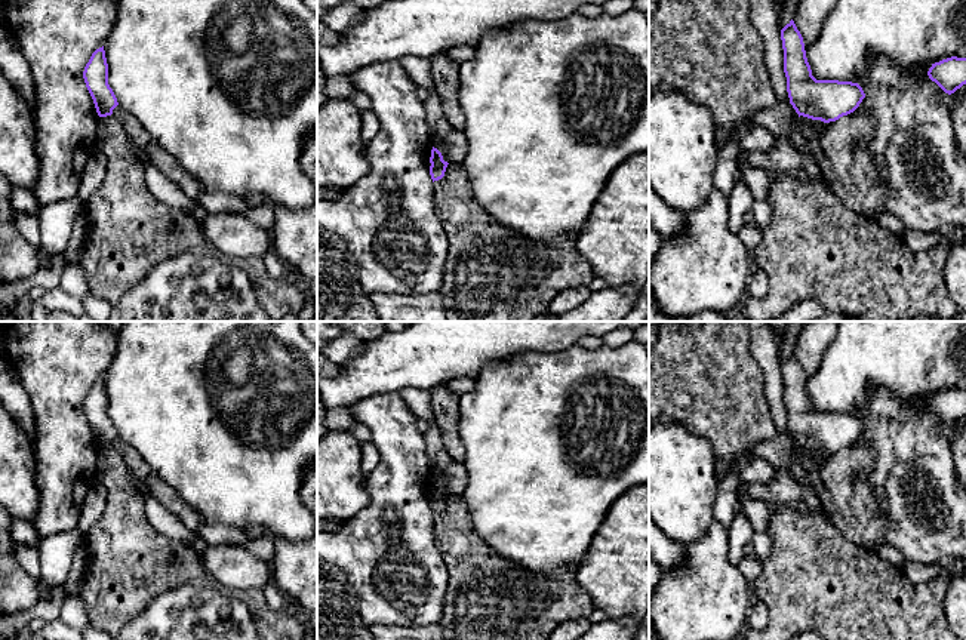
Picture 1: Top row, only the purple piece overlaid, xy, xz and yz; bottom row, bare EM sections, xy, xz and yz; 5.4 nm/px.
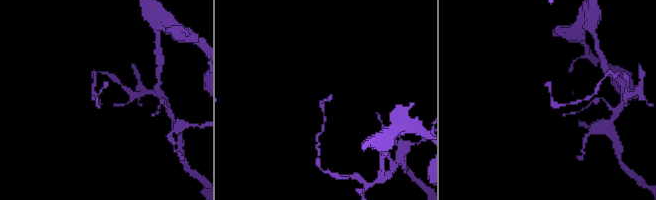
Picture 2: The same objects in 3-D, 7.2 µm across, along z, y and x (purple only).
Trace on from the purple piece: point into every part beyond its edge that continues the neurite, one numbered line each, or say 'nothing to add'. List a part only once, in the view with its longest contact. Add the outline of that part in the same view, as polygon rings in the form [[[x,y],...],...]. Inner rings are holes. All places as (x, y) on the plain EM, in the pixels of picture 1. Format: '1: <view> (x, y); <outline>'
nothing to add

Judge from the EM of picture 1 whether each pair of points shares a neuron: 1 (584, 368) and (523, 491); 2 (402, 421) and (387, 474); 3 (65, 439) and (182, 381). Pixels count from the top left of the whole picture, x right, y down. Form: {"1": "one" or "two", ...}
{"1": "one", "2": "one", "3": "two"}

